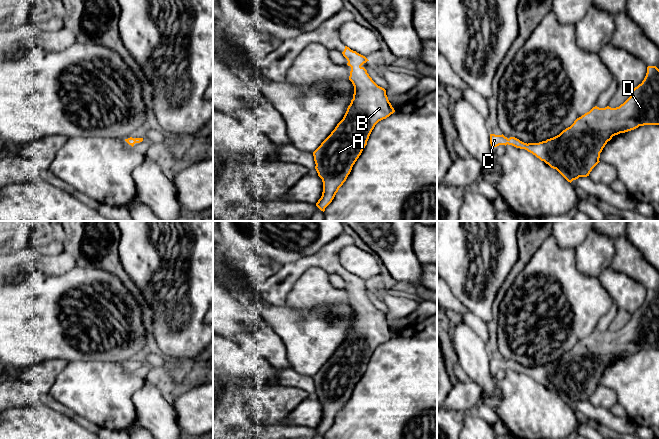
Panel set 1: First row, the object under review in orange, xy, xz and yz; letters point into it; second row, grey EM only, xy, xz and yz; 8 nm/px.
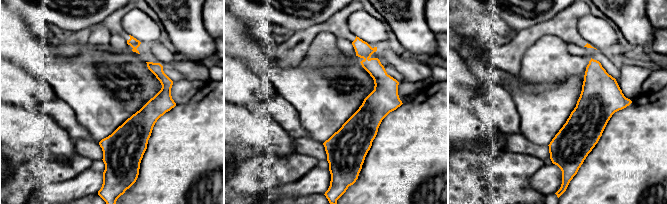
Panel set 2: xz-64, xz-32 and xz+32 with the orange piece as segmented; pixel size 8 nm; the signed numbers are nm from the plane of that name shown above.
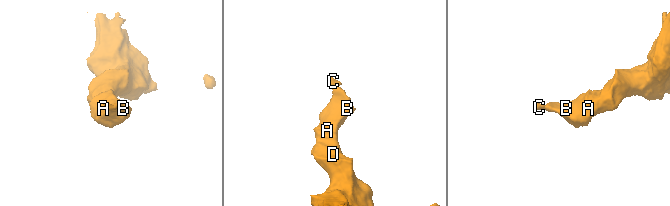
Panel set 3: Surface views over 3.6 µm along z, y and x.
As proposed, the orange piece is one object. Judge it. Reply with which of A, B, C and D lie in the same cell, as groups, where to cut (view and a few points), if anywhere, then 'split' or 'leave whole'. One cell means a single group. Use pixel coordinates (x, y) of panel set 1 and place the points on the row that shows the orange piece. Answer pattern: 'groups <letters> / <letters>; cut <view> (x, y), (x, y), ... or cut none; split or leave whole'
groups A B C D; cut none; leave whole

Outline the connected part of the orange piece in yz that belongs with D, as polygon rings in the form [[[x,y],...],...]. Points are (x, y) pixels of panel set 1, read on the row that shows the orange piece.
[[[648,66],[647,73],[630,97],[619,107],[593,107],[589,112],[577,118],[574,123],[559,135],[539,143],[524,143],[515,137],[509,139],[502,135],[490,134],[492,147],[512,145],[525,149],[556,169],[568,182],[579,177],[589,176],[592,169],[600,162],[600,153],[613,136],[625,133],[644,125],[659,125],[659,69]]]

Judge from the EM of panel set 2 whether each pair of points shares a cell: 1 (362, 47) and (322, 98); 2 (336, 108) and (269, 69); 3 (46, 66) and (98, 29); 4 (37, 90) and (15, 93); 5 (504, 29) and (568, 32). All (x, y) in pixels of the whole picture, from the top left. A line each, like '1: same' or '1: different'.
1: different
2: same
3: different
4: same
5: different

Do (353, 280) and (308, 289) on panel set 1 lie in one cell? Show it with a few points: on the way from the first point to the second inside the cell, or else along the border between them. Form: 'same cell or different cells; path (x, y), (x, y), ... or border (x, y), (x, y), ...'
different cells; border (305, 269), (311, 266), (320, 266), (328, 274)

